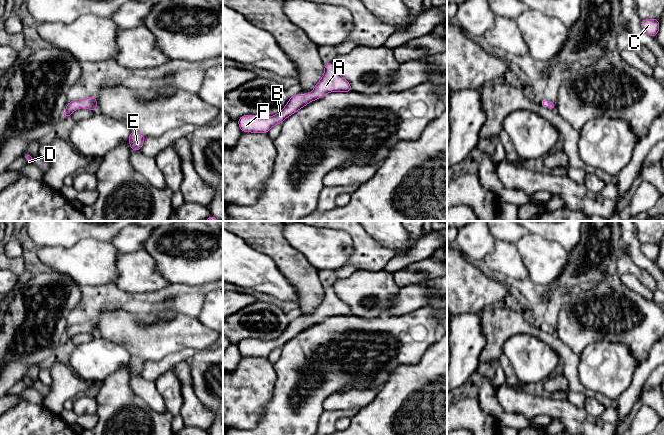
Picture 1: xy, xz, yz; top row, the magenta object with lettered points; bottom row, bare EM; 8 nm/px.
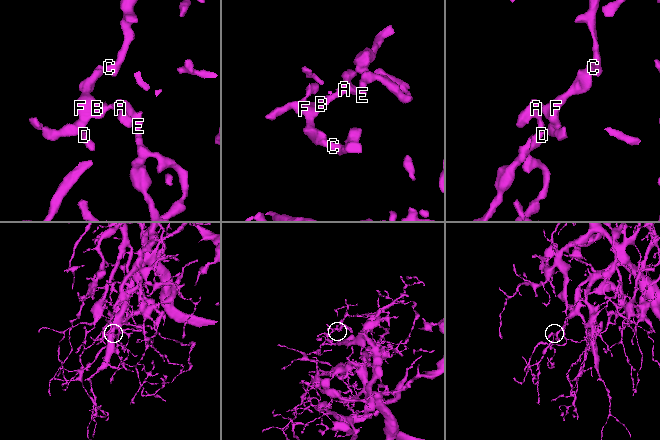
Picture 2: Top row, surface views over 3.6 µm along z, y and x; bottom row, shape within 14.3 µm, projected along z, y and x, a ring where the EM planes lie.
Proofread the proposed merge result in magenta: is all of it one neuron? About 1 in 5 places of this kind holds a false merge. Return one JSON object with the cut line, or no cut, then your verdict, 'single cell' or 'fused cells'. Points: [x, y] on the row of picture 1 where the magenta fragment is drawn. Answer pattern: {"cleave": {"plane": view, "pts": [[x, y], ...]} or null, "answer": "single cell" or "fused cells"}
{"cleave": null, "answer": "single cell"}

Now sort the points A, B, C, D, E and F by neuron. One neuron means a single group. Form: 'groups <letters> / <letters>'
groups A B C D E F

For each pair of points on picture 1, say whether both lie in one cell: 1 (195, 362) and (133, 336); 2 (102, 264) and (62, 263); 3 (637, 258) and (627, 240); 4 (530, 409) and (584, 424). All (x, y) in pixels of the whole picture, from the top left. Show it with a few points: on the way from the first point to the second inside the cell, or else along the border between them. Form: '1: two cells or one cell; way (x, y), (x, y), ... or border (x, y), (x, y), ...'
1: two cells; border (204, 349), (194, 351)
2: one cell; way (92, 263), (72, 263)
3: one cell; way (636, 254), (631, 244)
4: one cell; way (543, 408), (562, 409), (571, 416)

